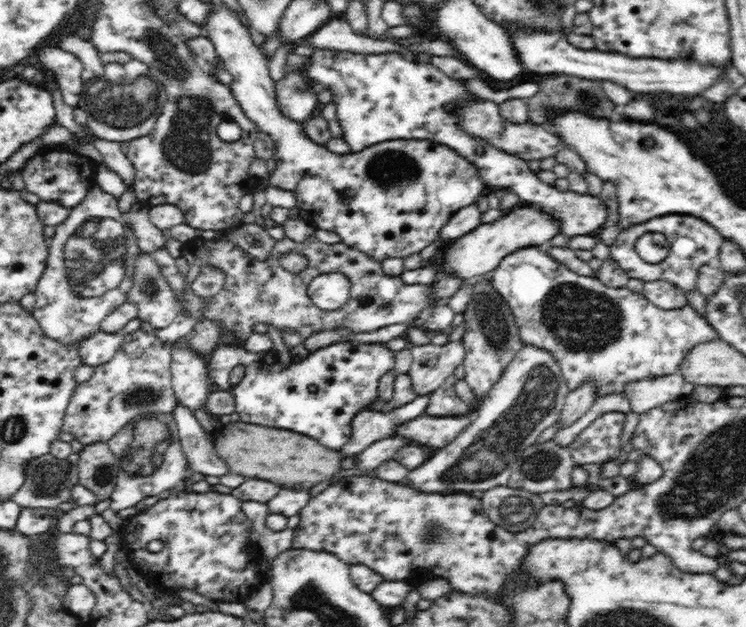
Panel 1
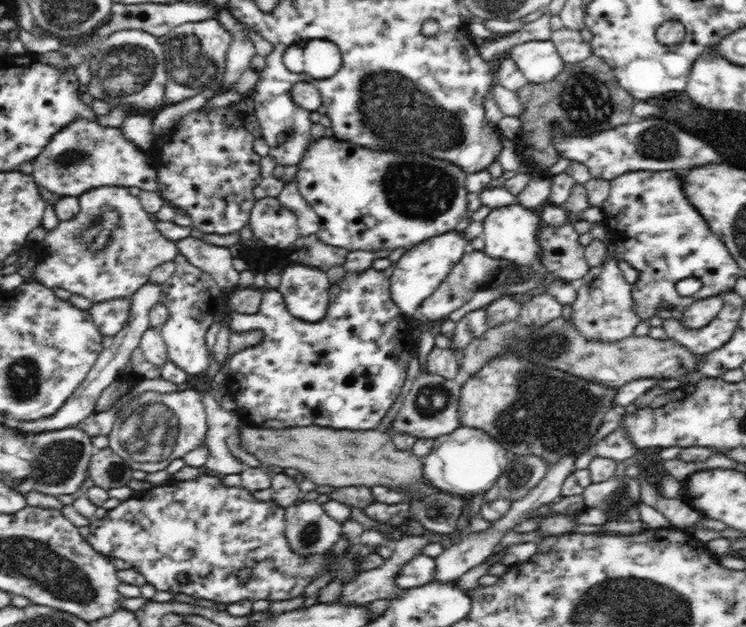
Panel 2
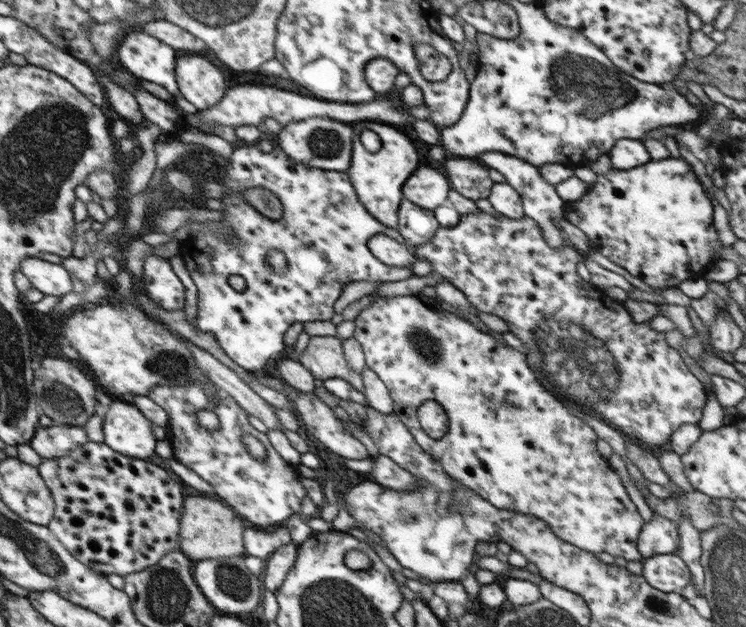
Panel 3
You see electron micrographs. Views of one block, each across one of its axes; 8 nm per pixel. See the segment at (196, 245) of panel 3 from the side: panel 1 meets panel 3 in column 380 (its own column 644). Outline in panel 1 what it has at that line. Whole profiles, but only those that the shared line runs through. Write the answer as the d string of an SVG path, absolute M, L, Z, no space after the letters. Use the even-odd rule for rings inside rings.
M664 214L664 216L650 218L642 224L628 226L626 230L618 233L616 241L609 246L609 249L610 256L618 262L630 278L638 278L638 280L644 280L644 282L666 280L678 286L687 294L687 292L697 288L698 269L707 265L712 258L719 256L724 241L725 238L718 233L716 228L698 217L694 218L694 216L686 216L685 214ZM650 232L664 234L669 242L668 256L658 264L644 262L635 249L638 238Z

